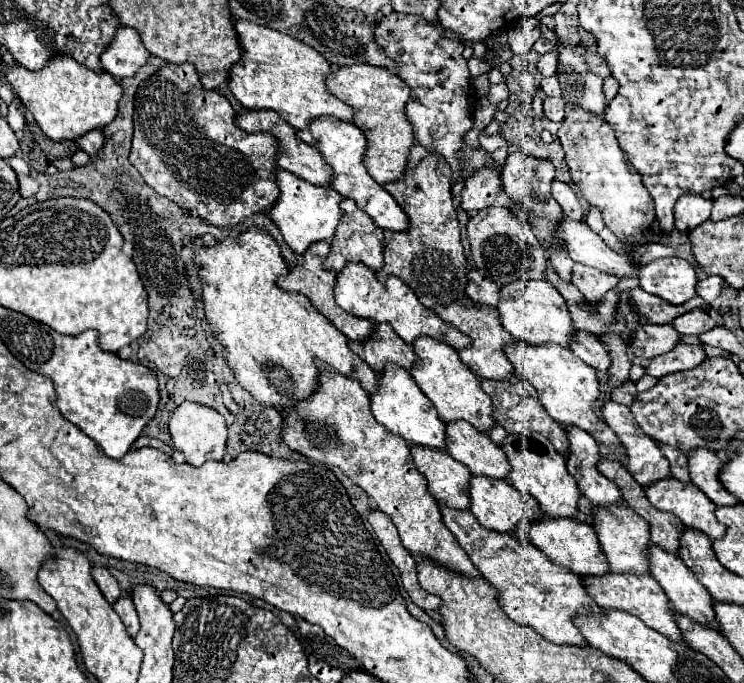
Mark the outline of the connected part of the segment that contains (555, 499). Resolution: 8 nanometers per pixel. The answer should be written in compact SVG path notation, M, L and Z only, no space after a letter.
M511 433L511 435L507 435L507 439L503 441L501 447L509 455L509 463L511 463L509 481L525 495L533 495L539 501L541 511L545 515L569 517L569 519L577 517L579 499L581 499L577 479L573 479L573 475L567 471L567 459L555 451L555 447L551 445L551 441L545 435L541 435L541 433L529 433L529 435Z

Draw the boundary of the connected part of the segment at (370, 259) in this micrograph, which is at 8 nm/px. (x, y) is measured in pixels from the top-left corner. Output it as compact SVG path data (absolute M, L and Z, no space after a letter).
M343 199L341 207L345 211L345 219L341 219L337 227L337 235L331 243L329 259L325 259L325 267L329 271L343 271L347 263L365 263L369 269L379 271L383 267L383 229L379 229L373 219L353 203L353 199Z

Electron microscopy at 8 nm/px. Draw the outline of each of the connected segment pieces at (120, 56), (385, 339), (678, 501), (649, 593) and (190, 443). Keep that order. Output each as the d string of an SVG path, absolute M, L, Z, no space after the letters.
M123 27L113 39L113 45L109 45L101 55L101 63L107 73L115 75L115 79L125 79L133 77L149 61L149 57L151 53L145 51L139 31Z
M379 323L375 335L367 341L349 341L351 351L355 351L375 373L381 373L387 361L411 369L417 363L417 355L411 345L407 345L387 323Z
M671 477L649 485L645 493L649 493L653 507L677 515L685 527L705 533L711 541L725 535L727 527L721 525L715 517L717 505L709 503L709 497L697 487L683 485Z
M611 573L607 577L595 577L595 579L583 579L589 595L597 601L599 607L603 609L619 609L619 611L627 611L635 617L639 617L647 627L663 633L667 639L675 641L675 643L685 643L683 641L683 633L677 625L677 619L673 615L671 603L665 595L665 591L659 587L659 583L655 583L655 579L651 575L617 575Z
M185 401L181 403L169 421L169 433L173 439L173 447L185 455L185 461L191 465L203 465L211 459L221 461L225 455L225 445L227 445L227 423L225 419L211 407Z

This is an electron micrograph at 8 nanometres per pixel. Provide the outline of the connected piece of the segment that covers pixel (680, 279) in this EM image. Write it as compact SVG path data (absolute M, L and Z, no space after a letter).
M679 257L655 259L641 267L639 285L651 295L657 295L673 305L697 297L697 273L691 263Z

